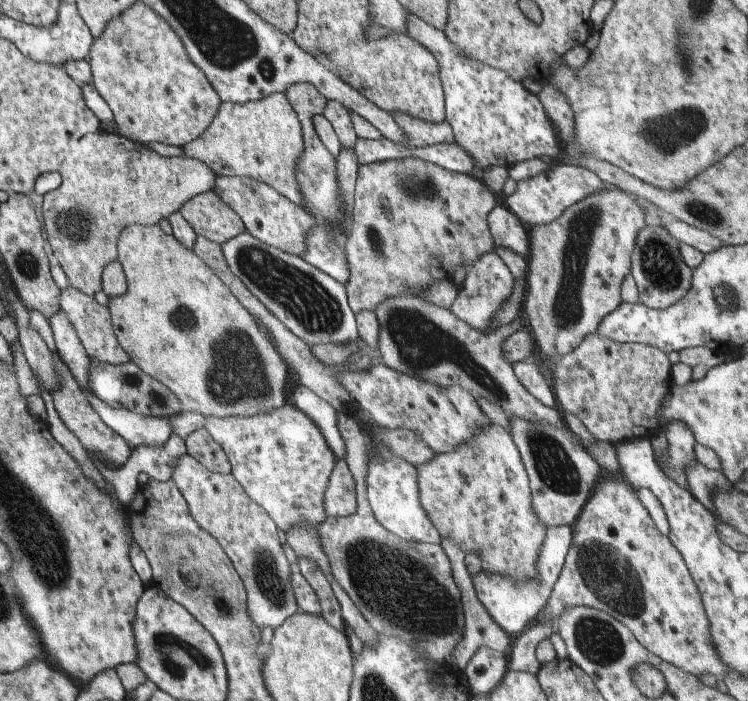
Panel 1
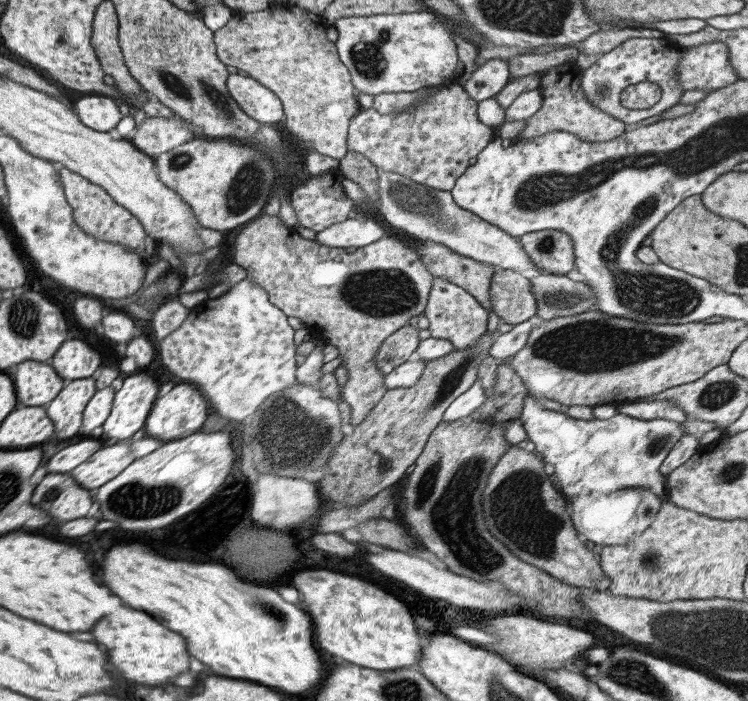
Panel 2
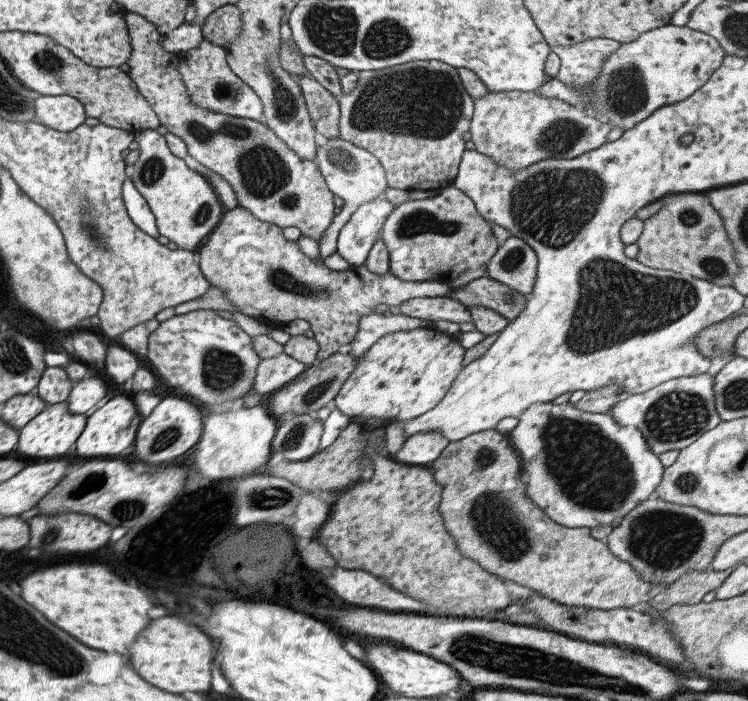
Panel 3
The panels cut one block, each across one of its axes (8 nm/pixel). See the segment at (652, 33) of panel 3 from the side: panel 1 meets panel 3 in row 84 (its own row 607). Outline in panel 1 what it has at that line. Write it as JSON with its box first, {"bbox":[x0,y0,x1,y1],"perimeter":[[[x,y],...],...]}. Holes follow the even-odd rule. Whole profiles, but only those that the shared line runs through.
{"bbox":[527,475,728,678],"perimeter":[[[602,475],[571,527],[571,544],[560,573],[545,604],[527,628],[548,621],[553,621],[555,625],[560,614],[569,607],[591,607],[624,624],[645,652],[652,652],[661,660],[692,674],[695,678],[695,675],[701,672],[708,672],[717,678],[725,677],[728,669],[718,659],[712,645],[708,622],[695,583],[677,550],[666,535],[662,535],[655,528],[647,511],[637,500],[635,488],[621,477]]]}

